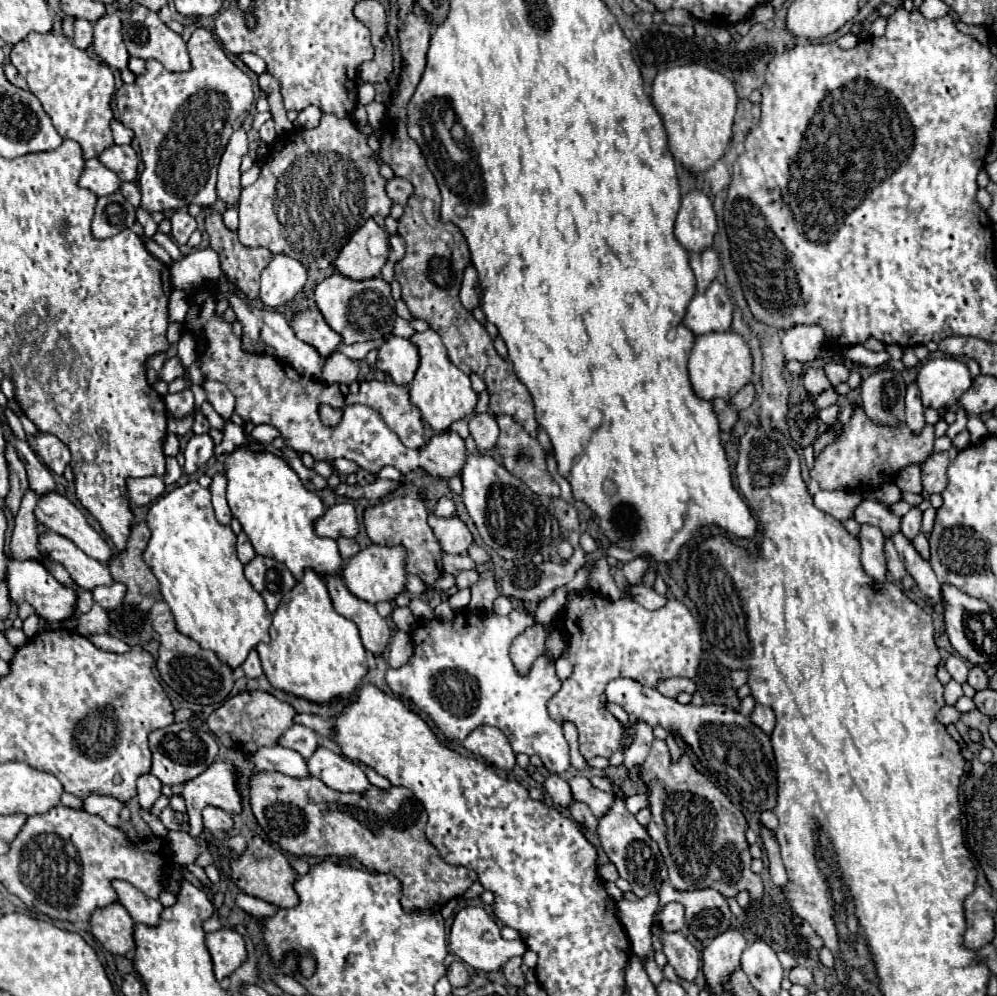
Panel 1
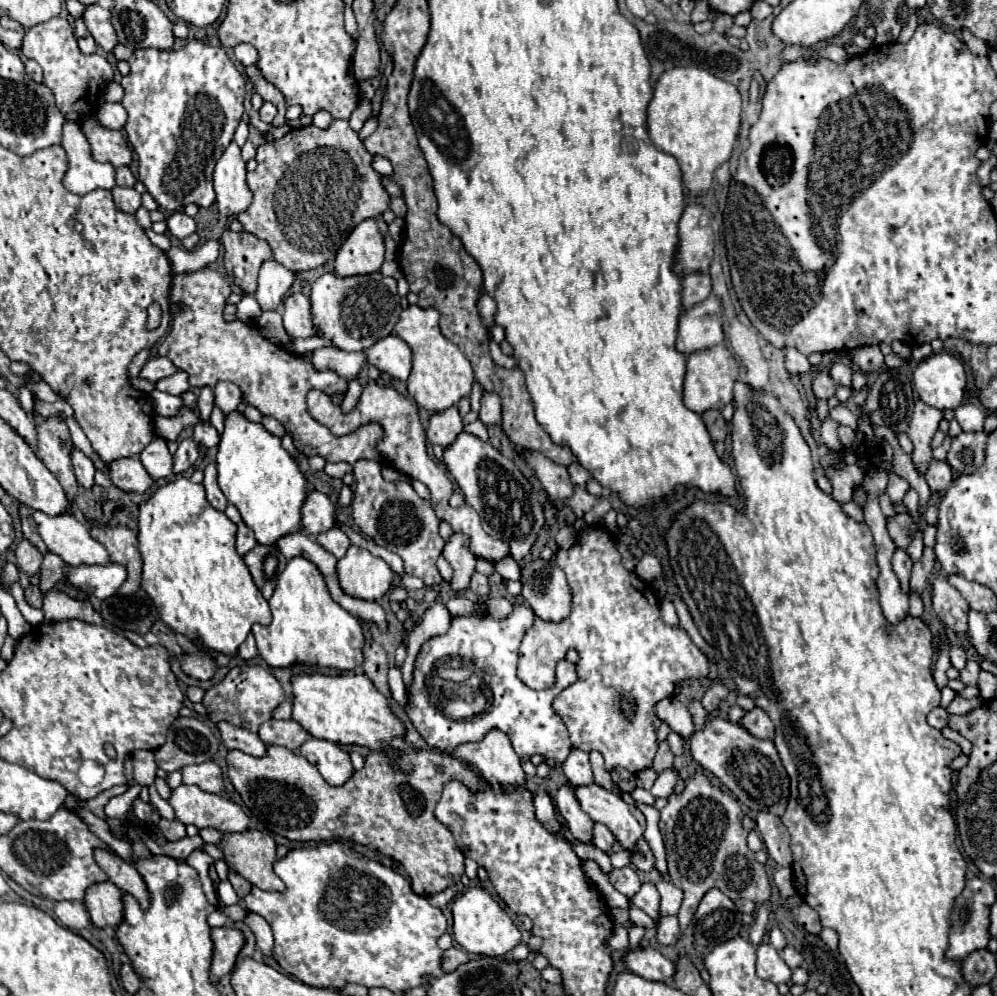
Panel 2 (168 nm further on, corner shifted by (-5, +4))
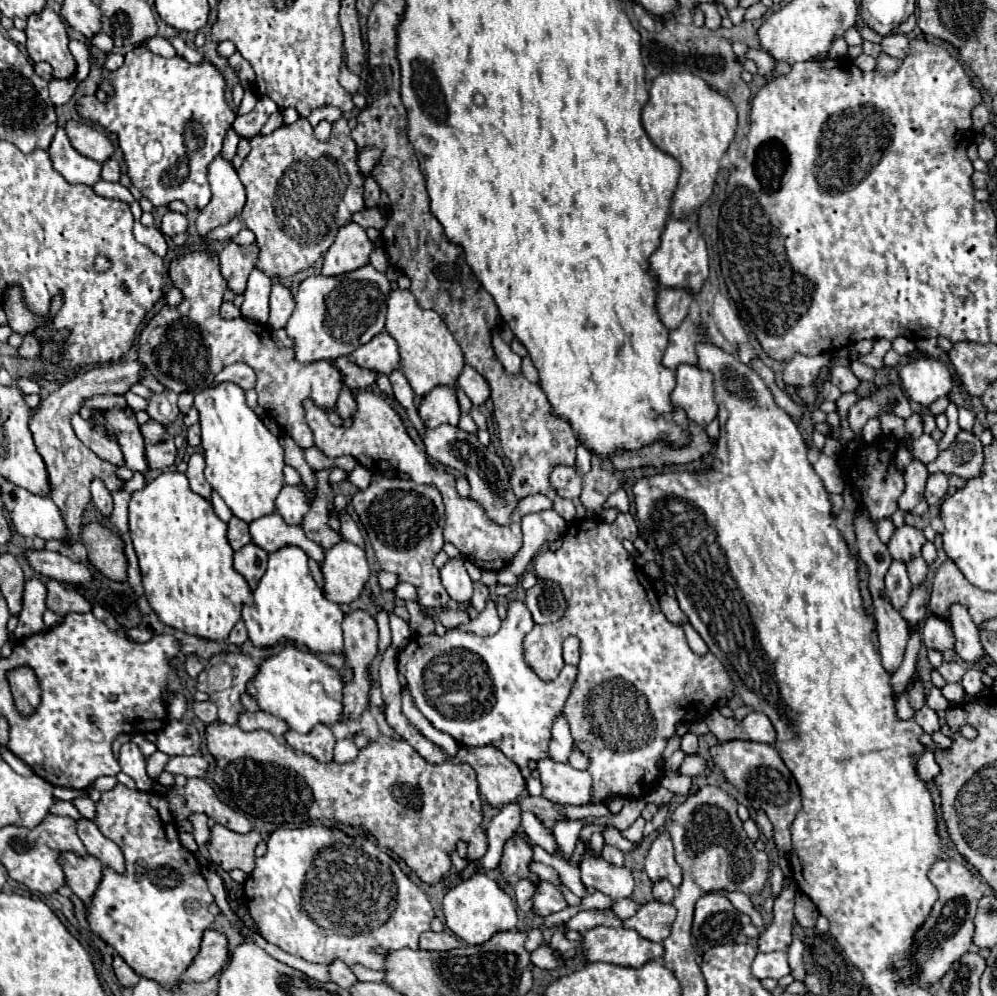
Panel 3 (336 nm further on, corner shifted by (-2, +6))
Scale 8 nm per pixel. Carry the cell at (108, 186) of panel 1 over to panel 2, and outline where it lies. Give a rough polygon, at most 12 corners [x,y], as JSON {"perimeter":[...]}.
{"perimeter":[[64,123],[64,187],[72,193],[116,187],[114,167],[92,157],[76,123]]}

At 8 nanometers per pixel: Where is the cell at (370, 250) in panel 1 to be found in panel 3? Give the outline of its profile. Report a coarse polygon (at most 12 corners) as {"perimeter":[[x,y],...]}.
{"perimeter":[[347,223],[323,255],[321,275],[343,275],[369,263],[373,243]]}

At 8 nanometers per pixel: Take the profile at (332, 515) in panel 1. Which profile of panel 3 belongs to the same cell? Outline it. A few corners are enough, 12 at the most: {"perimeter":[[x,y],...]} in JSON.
{"perimeter":[[281,487],[277,513],[301,525],[309,503],[299,487]]}

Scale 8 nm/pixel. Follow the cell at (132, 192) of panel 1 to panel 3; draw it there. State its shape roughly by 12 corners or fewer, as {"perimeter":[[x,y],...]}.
{"perimeter":[[113,157],[103,163],[101,179],[119,181],[119,163]]}

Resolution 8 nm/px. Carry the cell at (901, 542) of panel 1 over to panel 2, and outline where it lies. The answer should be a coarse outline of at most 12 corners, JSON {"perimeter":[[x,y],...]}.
{"perimeter":[[942,575],[932,607],[946,627],[966,635],[970,607]]}

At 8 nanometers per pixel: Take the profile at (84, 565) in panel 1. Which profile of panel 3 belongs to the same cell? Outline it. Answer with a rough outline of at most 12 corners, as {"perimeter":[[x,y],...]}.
{"perimeter":[[9,481],[1,485],[13,529],[65,539],[57,505]]}

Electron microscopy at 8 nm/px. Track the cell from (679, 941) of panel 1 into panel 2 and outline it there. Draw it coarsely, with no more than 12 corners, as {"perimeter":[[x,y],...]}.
{"perimeter":[[662,917],[656,937],[664,945],[680,939],[678,917]]}

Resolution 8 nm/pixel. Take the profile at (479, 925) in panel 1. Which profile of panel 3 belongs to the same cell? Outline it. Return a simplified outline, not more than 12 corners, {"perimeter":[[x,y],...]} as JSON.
{"perimeter":[[481,871],[447,891],[447,927],[469,945],[517,927],[513,899]]}

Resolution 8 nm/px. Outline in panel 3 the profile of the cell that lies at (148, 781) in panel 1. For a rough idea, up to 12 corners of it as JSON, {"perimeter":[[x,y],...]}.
{"perimeter":[[133,741],[121,745],[117,761],[137,789],[151,791],[145,757]]}

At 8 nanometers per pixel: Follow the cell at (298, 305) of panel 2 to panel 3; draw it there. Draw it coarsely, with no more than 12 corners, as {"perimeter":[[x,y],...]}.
{"perimeter":[[273,283],[269,321],[271,329],[287,325],[295,301],[287,287]]}

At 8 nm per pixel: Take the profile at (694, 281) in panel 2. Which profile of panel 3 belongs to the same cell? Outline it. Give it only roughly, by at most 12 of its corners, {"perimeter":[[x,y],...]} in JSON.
{"perimeter":[[657,291],[657,315],[667,329],[685,319],[691,293]]}

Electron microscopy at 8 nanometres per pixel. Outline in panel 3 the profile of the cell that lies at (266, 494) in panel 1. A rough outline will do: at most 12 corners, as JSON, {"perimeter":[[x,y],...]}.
{"perimeter":[[235,383],[195,395],[205,479],[235,517],[275,511],[283,447]]}

